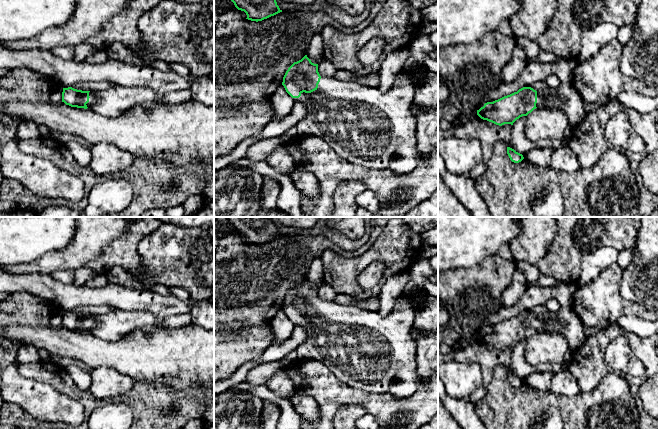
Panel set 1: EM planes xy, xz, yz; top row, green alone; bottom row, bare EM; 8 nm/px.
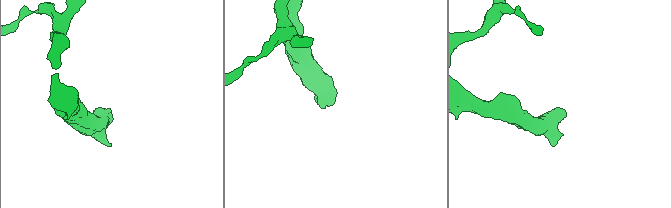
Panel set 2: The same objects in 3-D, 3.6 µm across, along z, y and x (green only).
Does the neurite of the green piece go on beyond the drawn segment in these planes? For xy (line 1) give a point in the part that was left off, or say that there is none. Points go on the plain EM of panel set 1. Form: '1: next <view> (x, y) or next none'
1: next xy (112, 326)

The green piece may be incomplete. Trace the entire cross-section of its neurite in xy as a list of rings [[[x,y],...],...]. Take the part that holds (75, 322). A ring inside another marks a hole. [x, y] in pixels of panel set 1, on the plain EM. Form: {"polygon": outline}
{"polygon": [[[114,309],[103,315],[82,315],[72,311],[63,312],[62,326],[71,331],[92,333],[105,341],[117,341],[128,333],[140,331],[150,334],[154,330],[177,329],[192,323],[190,313],[169,316],[158,320],[145,311]]]}

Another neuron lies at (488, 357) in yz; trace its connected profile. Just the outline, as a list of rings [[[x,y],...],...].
[[[478,339],[475,343],[462,348],[455,354],[455,361],[460,363],[477,363],[482,368],[482,385],[488,389],[493,372],[498,366],[509,366],[511,363],[511,348],[496,349],[481,343]]]

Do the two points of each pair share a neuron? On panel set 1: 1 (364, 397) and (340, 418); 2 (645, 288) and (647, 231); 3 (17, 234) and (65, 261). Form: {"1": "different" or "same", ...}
{"1": "different", "2": "same", "3": "different"}

